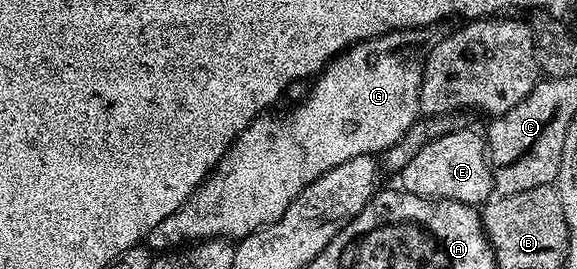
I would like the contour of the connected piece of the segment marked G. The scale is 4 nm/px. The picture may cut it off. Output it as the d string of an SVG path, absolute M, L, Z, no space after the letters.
M431 27L395 29L392 33L380 33L374 37L368 37L365 41L358 41L357 44L351 45L346 51L340 53L338 57L331 58L322 73L314 78L313 84L315 86L308 91L307 98L288 117L271 118L267 117L271 115L260 115L249 123L249 127L245 127L245 131L241 131L241 135L236 137L235 142L227 148L227 154L215 164L214 169L207 174L206 179L195 188L194 195L181 208L173 211L173 215L161 219L161 223L157 223L157 227L153 227L153 231L147 237L146 244L155 251L171 251L176 247L182 246L184 243L210 241L213 237L224 239L248 237L253 231L257 231L277 219L281 219L281 215L285 215L289 203L293 203L293 199L297 199L297 195L303 190L303 186L313 183L325 171L329 171L333 167L337 167L354 157L379 155L382 154L383 150L393 147L393 143L401 140L409 131L409 127L413 127L413 123L419 120L421 116L419 87L423 82L423 63L427 59L427 54L430 53L433 47L437 47L437 43L439 42L440 34L438 32L434 33L435 31Z

